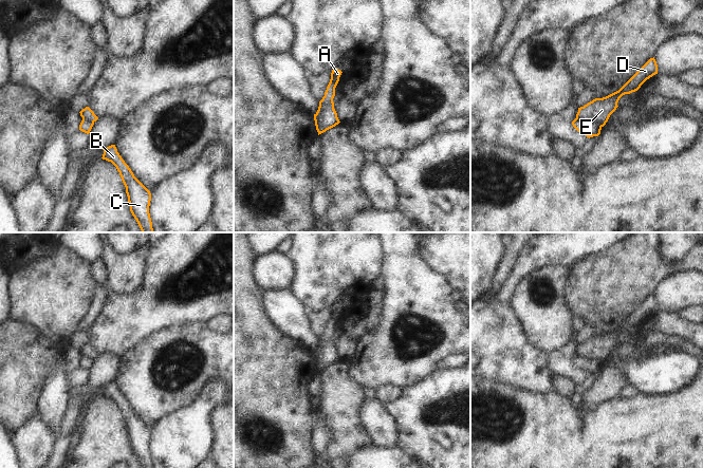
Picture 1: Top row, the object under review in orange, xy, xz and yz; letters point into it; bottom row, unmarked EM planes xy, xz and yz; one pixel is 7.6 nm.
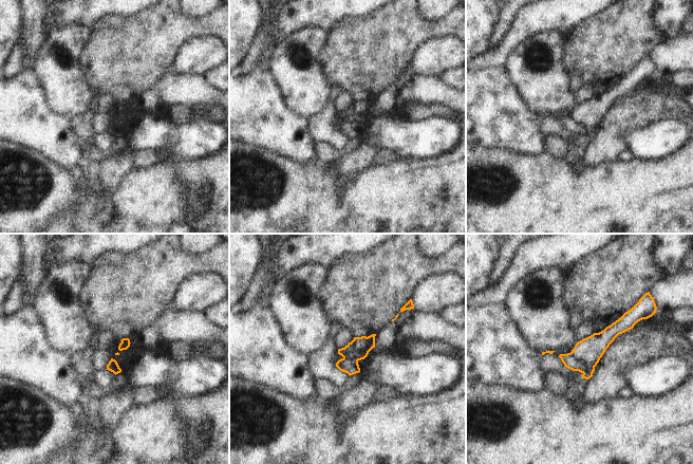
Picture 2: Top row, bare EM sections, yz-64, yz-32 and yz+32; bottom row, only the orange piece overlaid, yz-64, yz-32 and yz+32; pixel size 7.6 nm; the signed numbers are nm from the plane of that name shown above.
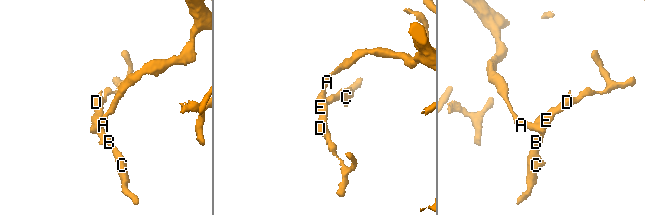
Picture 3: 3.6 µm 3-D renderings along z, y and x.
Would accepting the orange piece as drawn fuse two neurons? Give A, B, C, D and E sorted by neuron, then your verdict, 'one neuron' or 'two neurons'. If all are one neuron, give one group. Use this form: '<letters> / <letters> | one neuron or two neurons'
A / B C D E | two neurons

